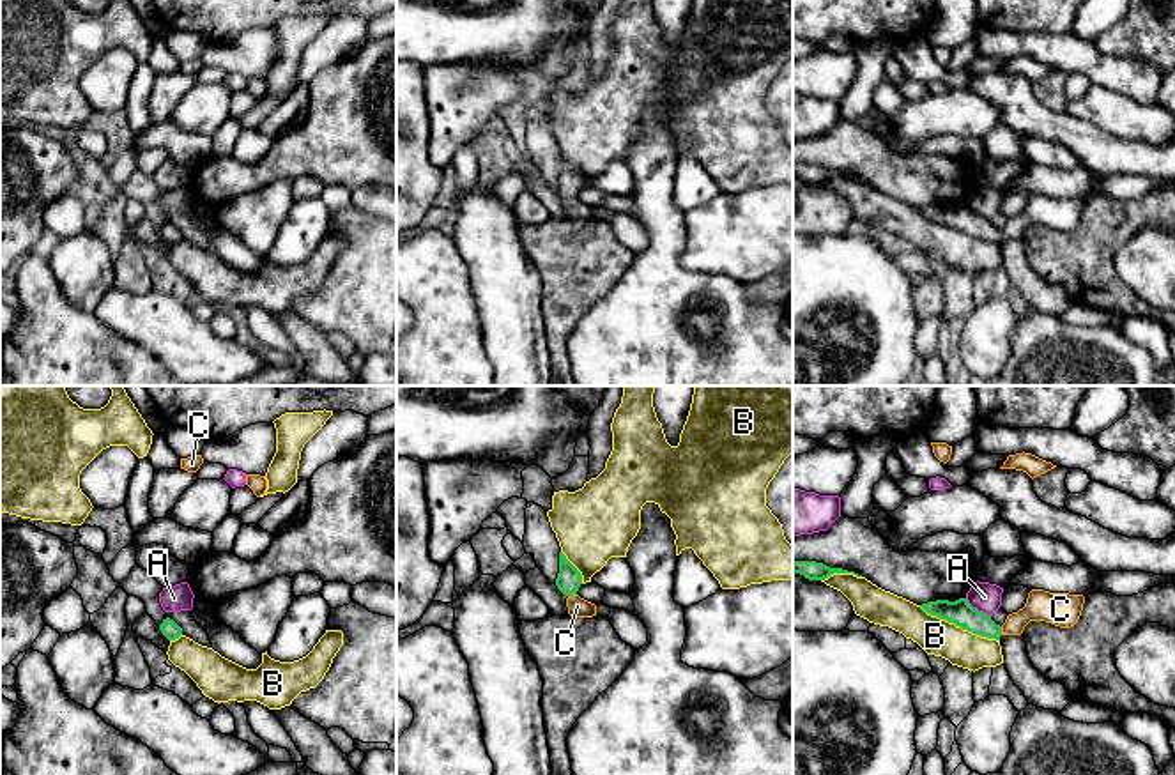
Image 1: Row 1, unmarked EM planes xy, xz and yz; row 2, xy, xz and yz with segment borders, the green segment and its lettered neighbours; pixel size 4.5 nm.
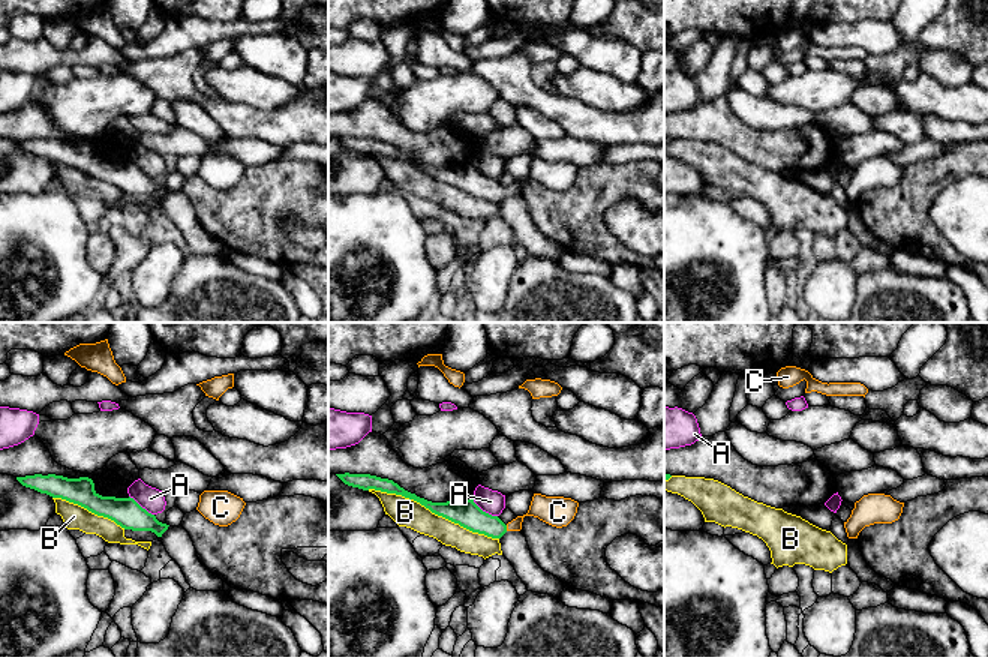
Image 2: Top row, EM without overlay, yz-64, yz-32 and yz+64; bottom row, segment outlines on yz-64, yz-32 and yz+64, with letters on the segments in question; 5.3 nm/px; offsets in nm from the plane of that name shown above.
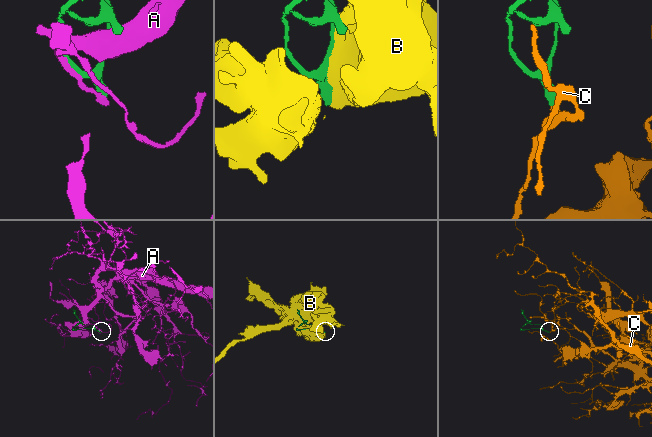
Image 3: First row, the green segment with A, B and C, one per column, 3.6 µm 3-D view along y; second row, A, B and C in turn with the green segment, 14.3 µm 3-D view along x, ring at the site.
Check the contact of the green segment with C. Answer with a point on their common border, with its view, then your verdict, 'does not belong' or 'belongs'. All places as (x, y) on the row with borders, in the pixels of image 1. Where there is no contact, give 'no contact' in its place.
meets green in xz at (572, 593); belongs

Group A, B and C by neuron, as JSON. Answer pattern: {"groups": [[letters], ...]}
{"groups": [["A"], ["B"], ["C"]]}

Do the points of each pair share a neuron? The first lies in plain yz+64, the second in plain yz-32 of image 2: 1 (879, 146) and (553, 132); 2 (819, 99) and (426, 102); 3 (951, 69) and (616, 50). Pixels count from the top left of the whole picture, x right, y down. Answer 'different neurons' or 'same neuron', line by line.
1: different neurons
2: same neuron
3: same neuron

